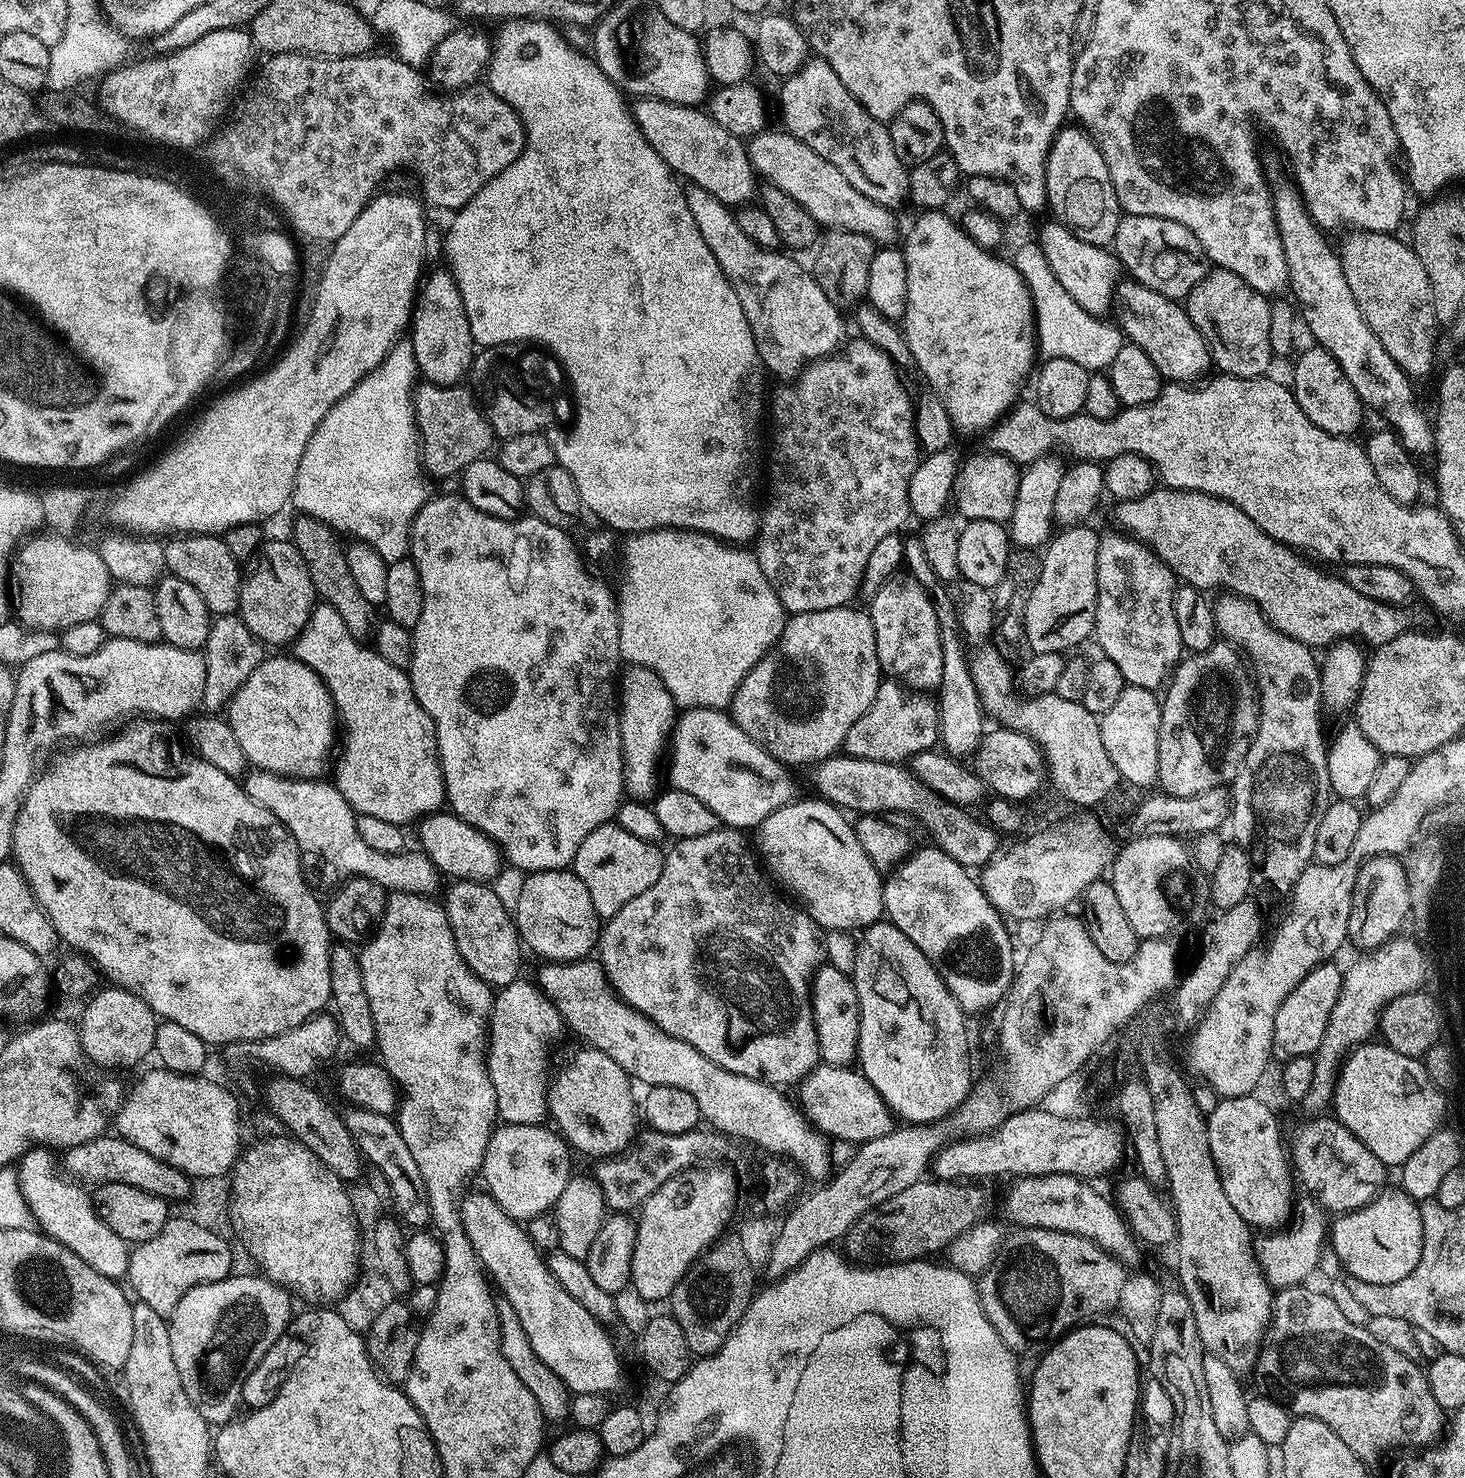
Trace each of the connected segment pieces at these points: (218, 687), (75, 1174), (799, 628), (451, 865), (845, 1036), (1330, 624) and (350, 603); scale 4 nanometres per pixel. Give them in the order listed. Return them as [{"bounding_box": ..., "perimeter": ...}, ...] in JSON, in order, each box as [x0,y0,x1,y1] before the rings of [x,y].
[{"bounding_box":[202,615,266,714],"perimeter":[[[239,615],[217,616],[203,646],[206,662],[206,690],[202,694],[202,708],[208,714],[220,714],[227,709],[232,696],[238,694],[242,682],[266,659],[265,645],[244,625]]]},{"bounding_box":[63,1134,193,1202],"perimeter":[[[105,1134],[90,1142],[82,1142],[82,1146],[67,1149],[63,1156],[63,1175],[84,1186],[126,1182],[169,1202],[185,1201],[192,1191],[193,1181],[185,1172],[179,1172],[174,1166],[154,1158],[154,1154],[146,1154],[146,1150],[134,1146],[134,1142],[125,1140],[119,1134]]]},{"bounding_box":[730,606,882,766],"perimeter":[[[845,606],[830,610],[798,612],[785,619],[784,629],[777,638],[776,644],[752,667],[750,674],[746,674],[746,678],[742,678],[730,705],[730,715],[732,721],[742,730],[746,730],[746,734],[750,734],[750,738],[762,745],[775,760],[780,760],[789,766],[795,766],[795,764],[815,766],[820,761],[827,760],[829,756],[837,755],[843,749],[846,734],[850,734],[850,726],[854,726],[854,722],[858,722],[858,718],[862,718],[862,714],[866,714],[870,702],[874,702],[874,694],[878,690],[881,679],[882,673],[876,653],[876,635],[874,634],[871,615],[867,611],[859,612],[856,606]]]},{"bounding_box":[419,810,502,881],"perimeter":[[[441,810],[425,816],[419,821],[419,847],[435,862],[435,866],[445,877],[452,876],[453,881],[478,880],[495,881],[502,864],[502,851],[482,830],[470,826],[465,820],[448,810]]]},{"bounding_box":[812,963,860,1068],"perimeter":[[[825,963],[817,968],[816,975],[812,978],[812,1013],[818,1034],[818,1050],[823,1063],[832,1068],[846,1068],[857,1063],[858,1034],[860,1033],[860,999],[856,988],[852,984],[849,973],[843,972],[835,963]]]},{"bounding_box":[1116,486,1413,650],"perimeter":[[[1157,486],[1137,500],[1119,501],[1116,508],[1121,522],[1125,524],[1123,527],[1153,549],[1164,565],[1185,585],[1201,590],[1224,588],[1220,590],[1229,590],[1254,601],[1279,632],[1307,644],[1313,650],[1327,649],[1340,639],[1356,638],[1356,635],[1361,636],[1358,638],[1365,645],[1379,646],[1413,627],[1412,616],[1404,609],[1406,607],[1366,598],[1366,594],[1358,594],[1358,590],[1354,590],[1354,586],[1347,584],[1339,575],[1331,576],[1307,564],[1299,551],[1267,536],[1248,515],[1238,510],[1238,506],[1222,498],[1185,488]]]},{"bounding_box":[290,515,378,641],"perimeter":[[[301,515],[299,519],[300,521],[293,526],[290,536],[306,562],[306,570],[310,570],[310,578],[316,587],[317,597],[334,606],[334,610],[338,610],[338,615],[342,617],[342,622],[346,622],[354,639],[367,641],[373,635],[378,623],[377,609],[370,602],[366,602],[366,594],[362,594],[358,582],[354,582],[354,574],[350,574],[350,562],[345,545],[343,543],[340,545],[336,541],[337,533],[333,529],[320,520],[315,520],[313,516]]]}]

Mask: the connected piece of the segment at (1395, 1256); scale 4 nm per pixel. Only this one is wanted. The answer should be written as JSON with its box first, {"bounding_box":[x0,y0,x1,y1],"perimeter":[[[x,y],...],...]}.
{"bounding_box":[1330,1187,1424,1284],"perimeter":[[[1385,1187],[1377,1192],[1366,1206],[1355,1208],[1353,1212],[1345,1212],[1337,1215],[1336,1220],[1330,1224],[1330,1248],[1336,1251],[1340,1264],[1349,1273],[1349,1277],[1362,1280],[1367,1284],[1389,1284],[1406,1278],[1414,1266],[1418,1266],[1421,1260],[1424,1235],[1422,1234],[1422,1218],[1420,1217],[1420,1204],[1407,1196],[1399,1187]]]}

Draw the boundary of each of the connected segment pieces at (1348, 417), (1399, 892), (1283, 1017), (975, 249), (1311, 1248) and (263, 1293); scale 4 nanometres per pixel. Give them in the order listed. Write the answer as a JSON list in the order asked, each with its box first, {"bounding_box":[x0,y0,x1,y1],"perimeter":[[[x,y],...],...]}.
[{"bounding_box":[1290,347,1366,437],"perimeter":[[[1311,347],[1300,357],[1295,357],[1296,369],[1292,372],[1292,380],[1290,379],[1292,393],[1296,395],[1298,406],[1302,406],[1302,414],[1306,414],[1314,426],[1326,430],[1326,434],[1351,437],[1356,434],[1352,432],[1359,430],[1366,415],[1364,403],[1350,384],[1350,378],[1342,374],[1342,366],[1338,366],[1335,358],[1325,348]]]},{"bounding_box":[1348,854,1411,950],"perimeter":[[[1385,854],[1369,856],[1360,865],[1354,894],[1350,906],[1350,922],[1348,923],[1348,940],[1356,943],[1360,950],[1373,950],[1391,940],[1401,930],[1400,923],[1409,919],[1411,906],[1408,893],[1406,874],[1401,861],[1394,856]]]},{"bounding_box":[1272,962,1343,1061],"perimeter":[[[1336,962],[1319,964],[1278,1006],[1278,1014],[1274,1014],[1274,1038],[1272,1039],[1272,1055],[1277,1061],[1293,1060],[1299,1056],[1315,1057],[1318,1046],[1322,1042],[1322,1034],[1326,1032],[1326,1022],[1330,1018],[1330,1010],[1343,984],[1341,965]]]},{"bounding_box":[902,210,1038,436],"perimeter":[[[924,210],[919,213],[920,217],[912,224],[912,229],[908,232],[908,241],[902,244],[902,251],[906,258],[906,310],[902,321],[903,340],[906,345],[907,355],[912,355],[914,363],[920,367],[920,372],[924,375],[926,383],[932,387],[931,395],[940,400],[945,407],[946,414],[952,423],[953,429],[957,433],[965,432],[972,436],[975,432],[987,433],[996,427],[1014,405],[1021,399],[1020,387],[1024,384],[1024,379],[1031,377],[1034,372],[1034,365],[1038,360],[1038,345],[1036,343],[1036,311],[1030,298],[1030,290],[1018,274],[1018,270],[1007,259],[999,260],[989,249],[983,248],[974,238],[970,238],[967,232],[959,223],[956,224],[947,216],[944,210]]]},{"bounding_box":[1255,1202,1326,1289],"perimeter":[[[1315,1202],[1299,1205],[1298,1215],[1283,1230],[1273,1231],[1255,1241],[1256,1259],[1260,1261],[1260,1268],[1264,1271],[1273,1289],[1295,1288],[1303,1285],[1304,1280],[1316,1268],[1320,1260],[1320,1251],[1326,1248],[1326,1220],[1325,1209]]]},{"bounding_box":[168,1274,294,1426],"perimeter":[[[263,1274],[250,1277],[231,1275],[218,1282],[199,1284],[180,1299],[168,1320],[170,1354],[174,1354],[178,1378],[182,1378],[182,1386],[190,1402],[194,1402],[198,1414],[202,1414],[209,1425],[223,1426],[237,1415],[236,1407],[244,1396],[244,1383],[263,1362],[264,1355],[279,1342],[280,1335],[287,1328],[289,1331],[290,1321],[294,1316],[292,1303],[294,1300],[288,1289],[280,1287]]]}]

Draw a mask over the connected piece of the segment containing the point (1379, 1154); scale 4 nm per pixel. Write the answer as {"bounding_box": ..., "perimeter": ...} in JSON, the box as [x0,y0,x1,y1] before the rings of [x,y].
{"bounding_box":[1331,1042,1448,1166],"perimeter":[[[1365,1042],[1359,1048],[1352,1049],[1348,1053],[1346,1059],[1341,1063],[1340,1076],[1336,1079],[1336,1092],[1332,1095],[1331,1107],[1336,1108],[1334,1111],[1335,1119],[1346,1126],[1346,1130],[1350,1130],[1350,1134],[1354,1134],[1362,1142],[1362,1146],[1366,1146],[1374,1153],[1374,1158],[1378,1158],[1385,1166],[1399,1166],[1406,1162],[1406,1158],[1410,1158],[1410,1154],[1414,1154],[1414,1150],[1418,1150],[1418,1146],[1422,1146],[1422,1142],[1426,1142],[1426,1138],[1430,1138],[1430,1134],[1434,1134],[1445,1123],[1444,1115],[1448,1112],[1448,1104],[1444,1101],[1445,1093],[1437,1084],[1430,1079],[1428,1072],[1424,1069],[1423,1063],[1415,1056],[1407,1056],[1406,1054],[1398,1054],[1398,1050],[1388,1047],[1383,1042]]]}

